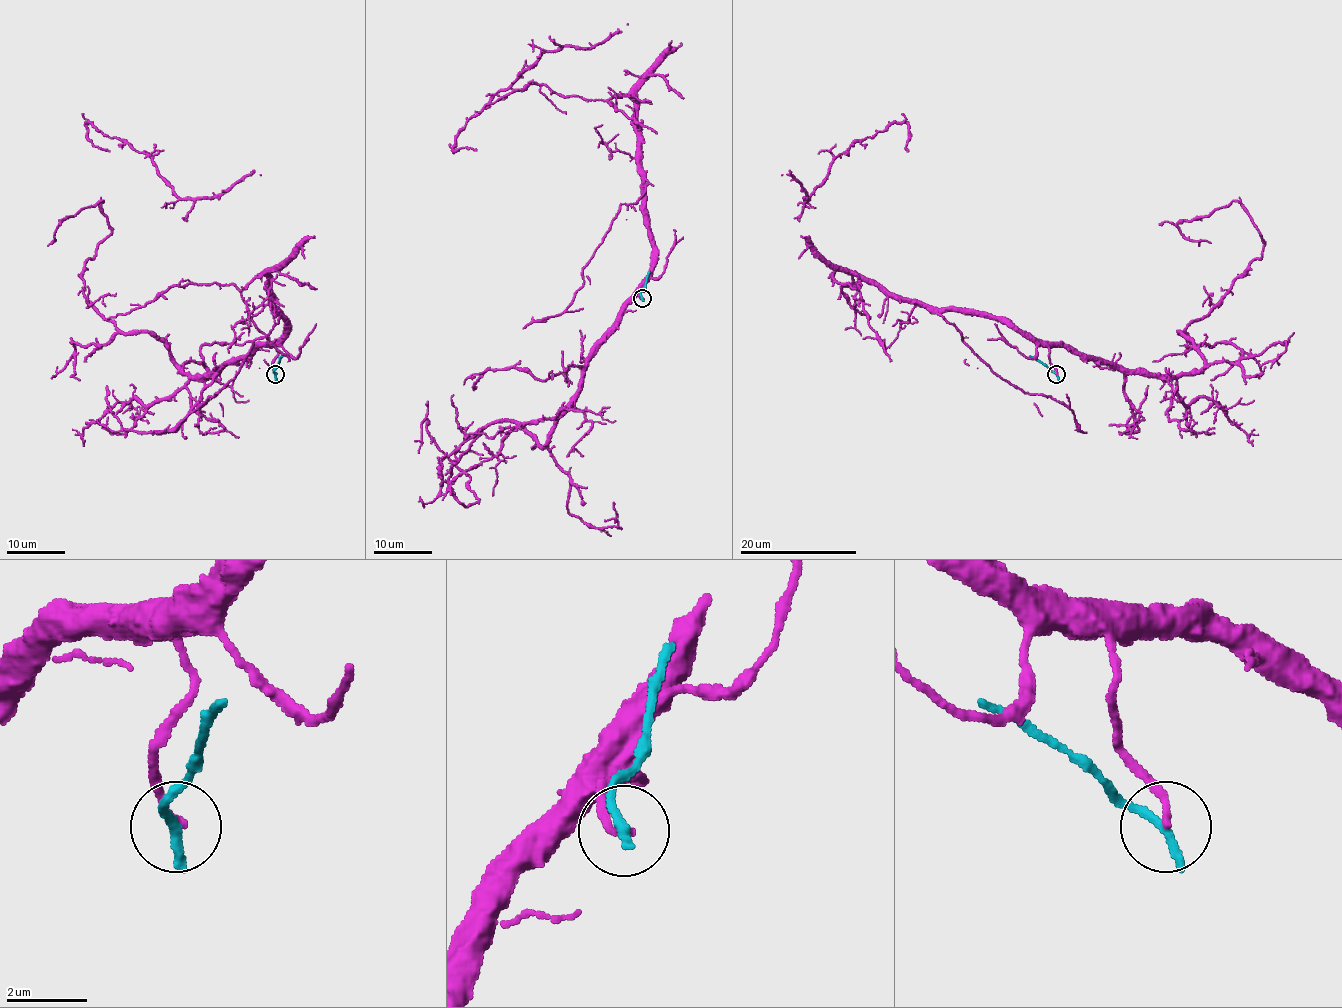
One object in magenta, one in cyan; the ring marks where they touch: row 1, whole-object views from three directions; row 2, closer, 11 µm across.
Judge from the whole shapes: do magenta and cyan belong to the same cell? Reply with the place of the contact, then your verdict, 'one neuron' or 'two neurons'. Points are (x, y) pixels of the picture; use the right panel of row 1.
at (1056, 374); two neurons

